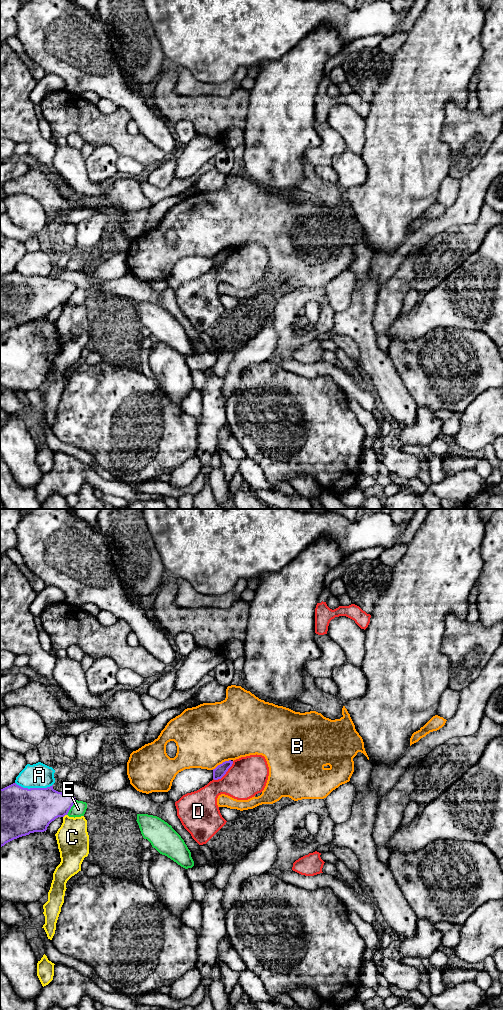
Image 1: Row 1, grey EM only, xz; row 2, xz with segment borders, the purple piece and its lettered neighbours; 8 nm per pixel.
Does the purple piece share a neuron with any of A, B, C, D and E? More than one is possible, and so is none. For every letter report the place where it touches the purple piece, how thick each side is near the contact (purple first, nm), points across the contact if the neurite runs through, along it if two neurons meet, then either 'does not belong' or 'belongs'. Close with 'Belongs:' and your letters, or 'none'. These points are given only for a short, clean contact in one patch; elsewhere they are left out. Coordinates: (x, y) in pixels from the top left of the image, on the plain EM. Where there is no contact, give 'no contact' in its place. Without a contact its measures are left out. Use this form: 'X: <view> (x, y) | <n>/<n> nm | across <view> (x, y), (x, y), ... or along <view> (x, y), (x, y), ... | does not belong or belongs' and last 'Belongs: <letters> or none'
A: xz (34, 276) | 420/200 nm | does not belong
B: xz (222, 251) | 90/480 nm | does not belong
C: xz (64, 303) | 340/260 nm | along xz (66, 302), (63, 305) | does not belong
D: xz (225, 261) | 90/320 nm | does not belong
E: xz (71, 294) | 300/120 nm | does not belong
Belongs: none

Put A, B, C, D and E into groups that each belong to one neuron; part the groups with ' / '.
A / B / C / D / E

